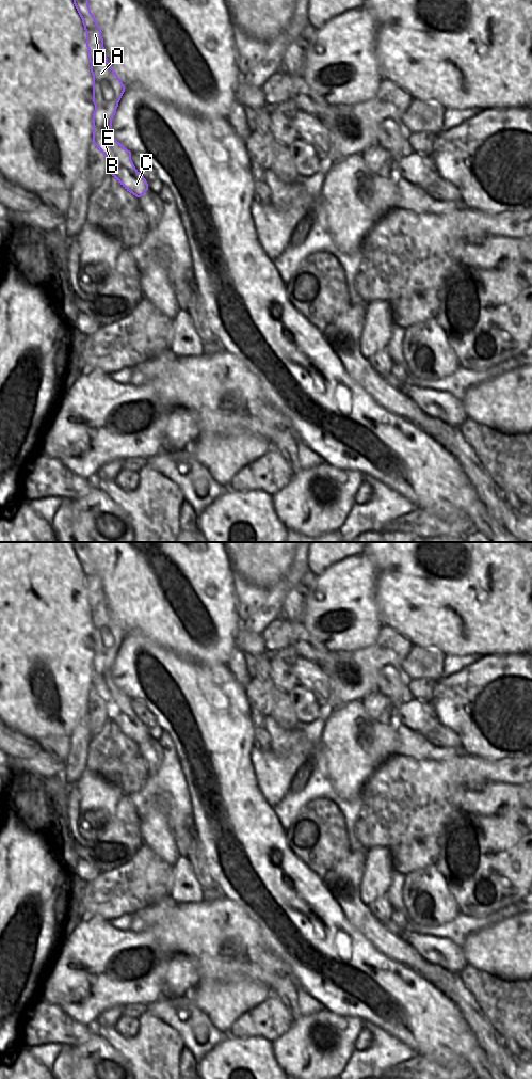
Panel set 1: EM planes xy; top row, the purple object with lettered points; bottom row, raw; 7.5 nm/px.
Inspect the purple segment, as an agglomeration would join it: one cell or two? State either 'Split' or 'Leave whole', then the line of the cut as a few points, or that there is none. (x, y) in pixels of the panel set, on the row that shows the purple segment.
Leave whole. No split.

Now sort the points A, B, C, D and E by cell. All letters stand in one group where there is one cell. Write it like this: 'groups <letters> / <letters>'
groups A B C D E

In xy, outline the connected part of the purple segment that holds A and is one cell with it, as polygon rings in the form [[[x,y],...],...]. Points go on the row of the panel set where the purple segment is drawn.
[[[74,0],[86,32],[86,47],[93,75],[93,143],[103,154],[108,174],[127,191],[141,197],[148,190],[144,176],[135,169],[131,152],[112,134],[112,120],[125,85],[108,62],[101,30],[91,13],[88,0]]]

